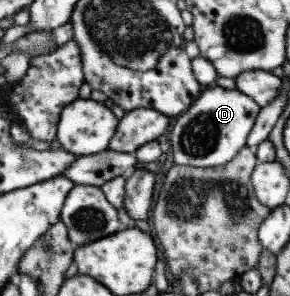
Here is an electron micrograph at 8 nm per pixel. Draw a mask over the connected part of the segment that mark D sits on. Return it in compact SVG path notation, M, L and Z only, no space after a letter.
M216 85L210 88L206 87L201 97L187 111L179 115L168 133L170 146L173 150L174 165L211 168L232 163L248 146L249 135L256 125L261 109L262 106L257 104L251 96L236 88L227 90L227 88Z

